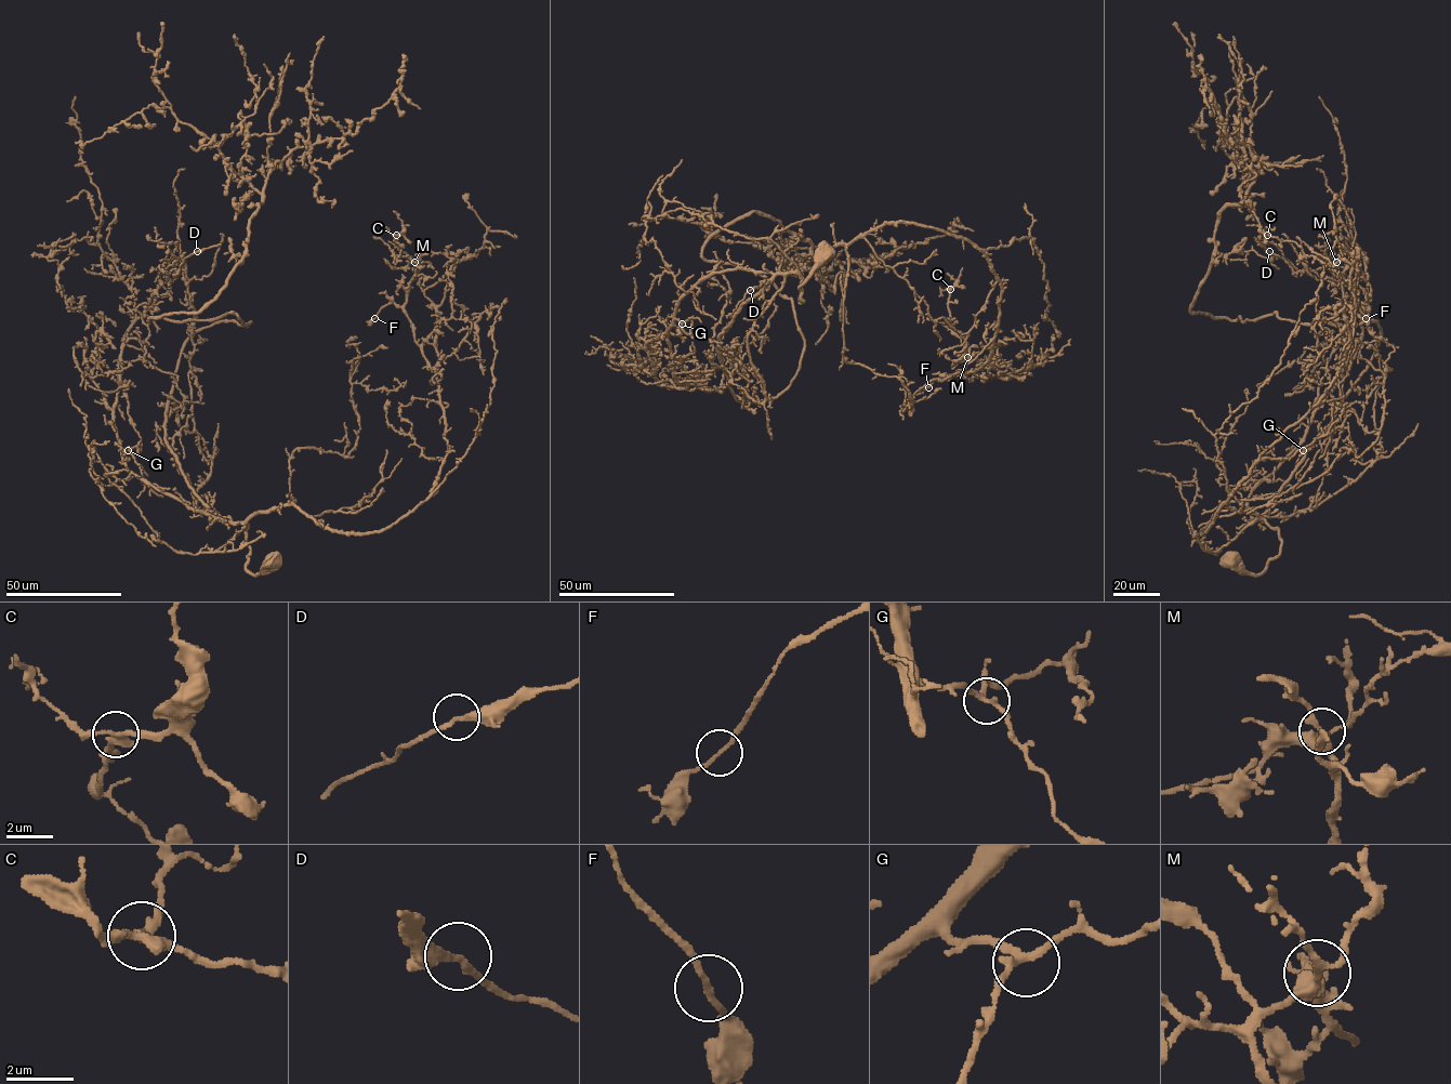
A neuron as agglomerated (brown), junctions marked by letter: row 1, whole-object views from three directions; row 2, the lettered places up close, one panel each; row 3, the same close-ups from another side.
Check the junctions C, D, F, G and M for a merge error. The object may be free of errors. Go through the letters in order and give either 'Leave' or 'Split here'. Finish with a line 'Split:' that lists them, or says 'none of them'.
C: Leave
D: Leave
F: Leave
G: Leave
M: Leave
Split: none of them

